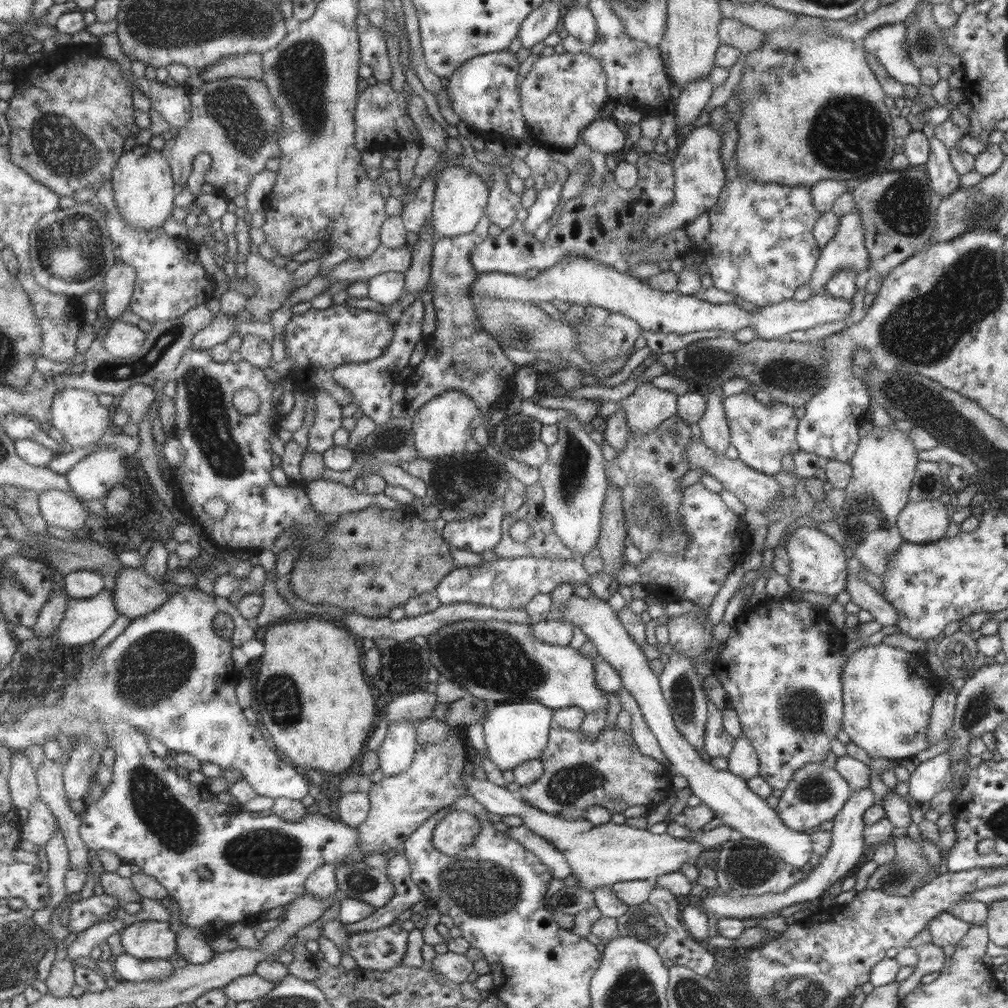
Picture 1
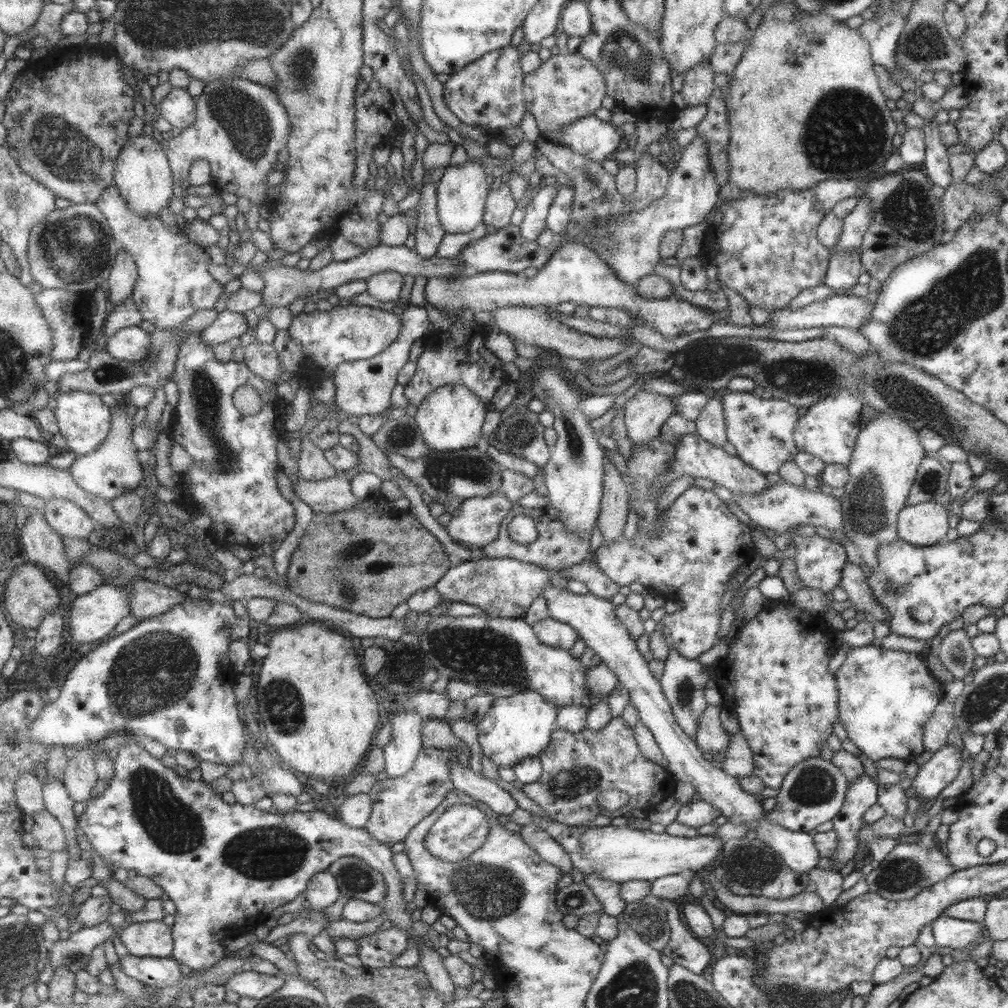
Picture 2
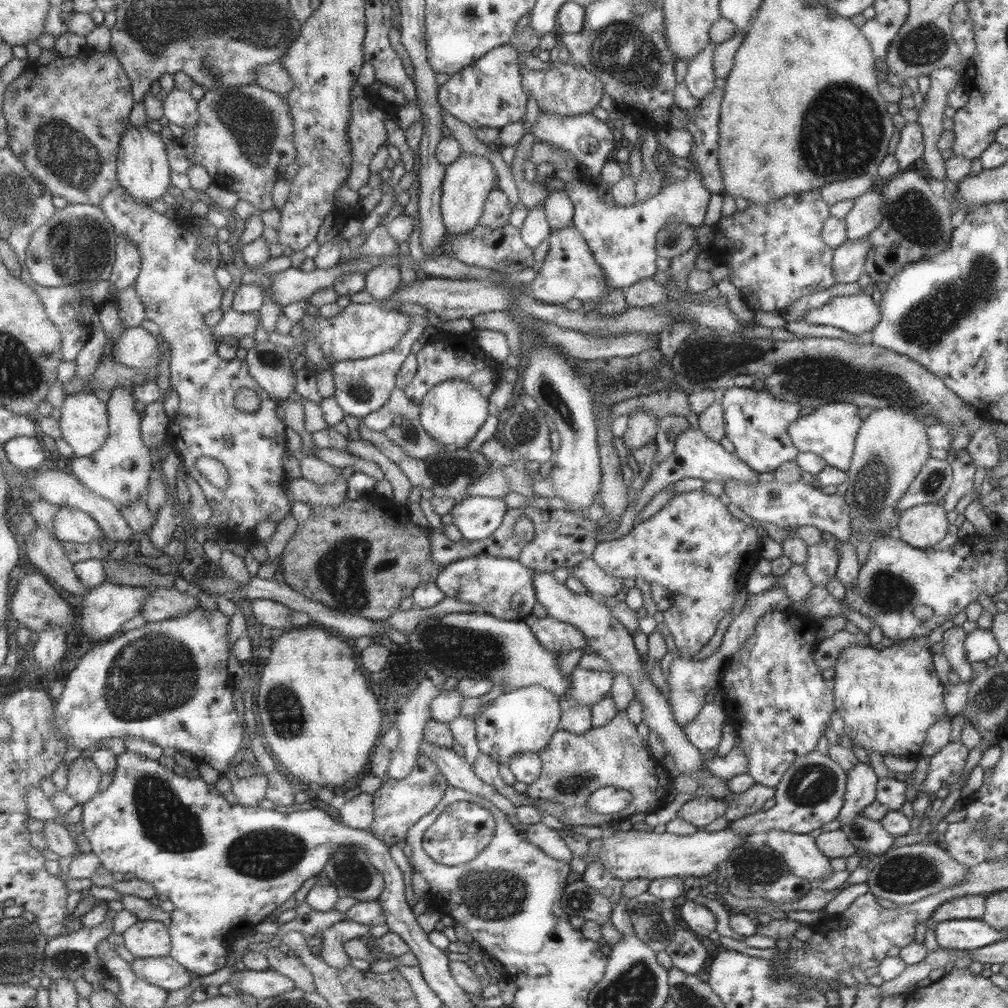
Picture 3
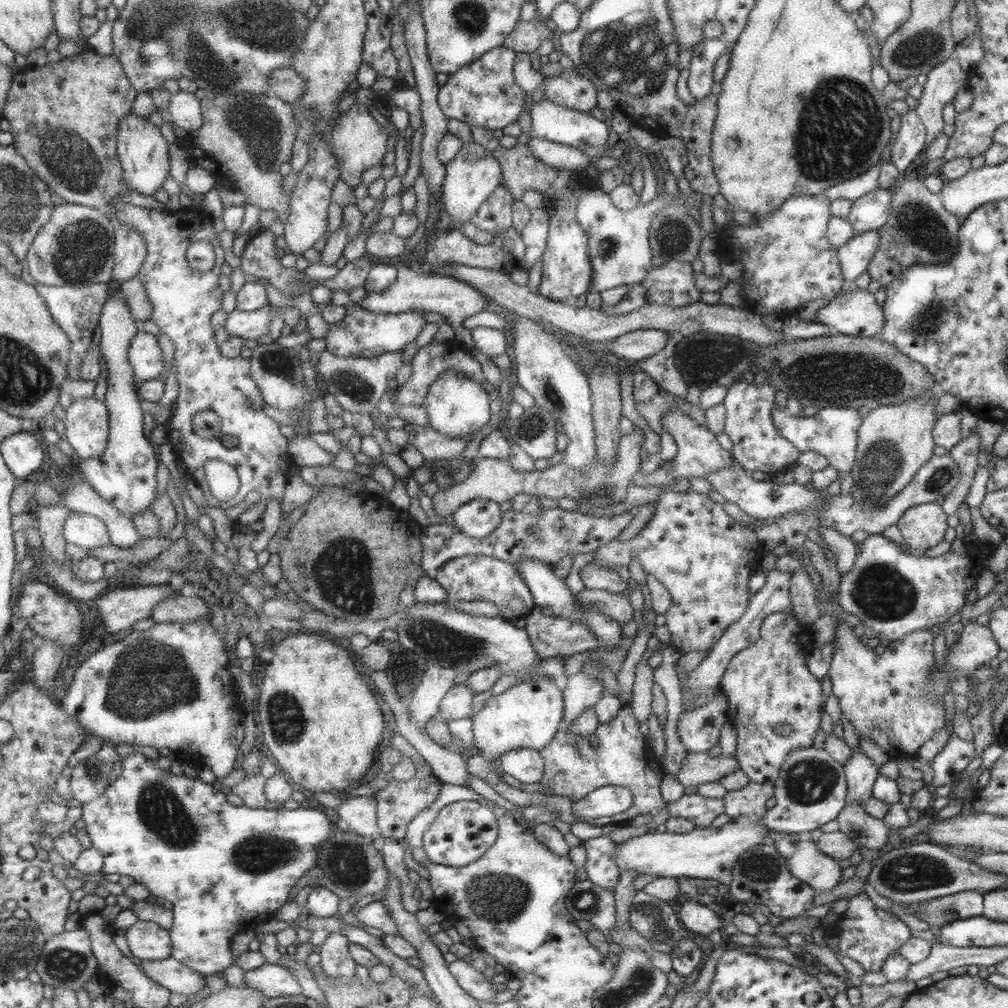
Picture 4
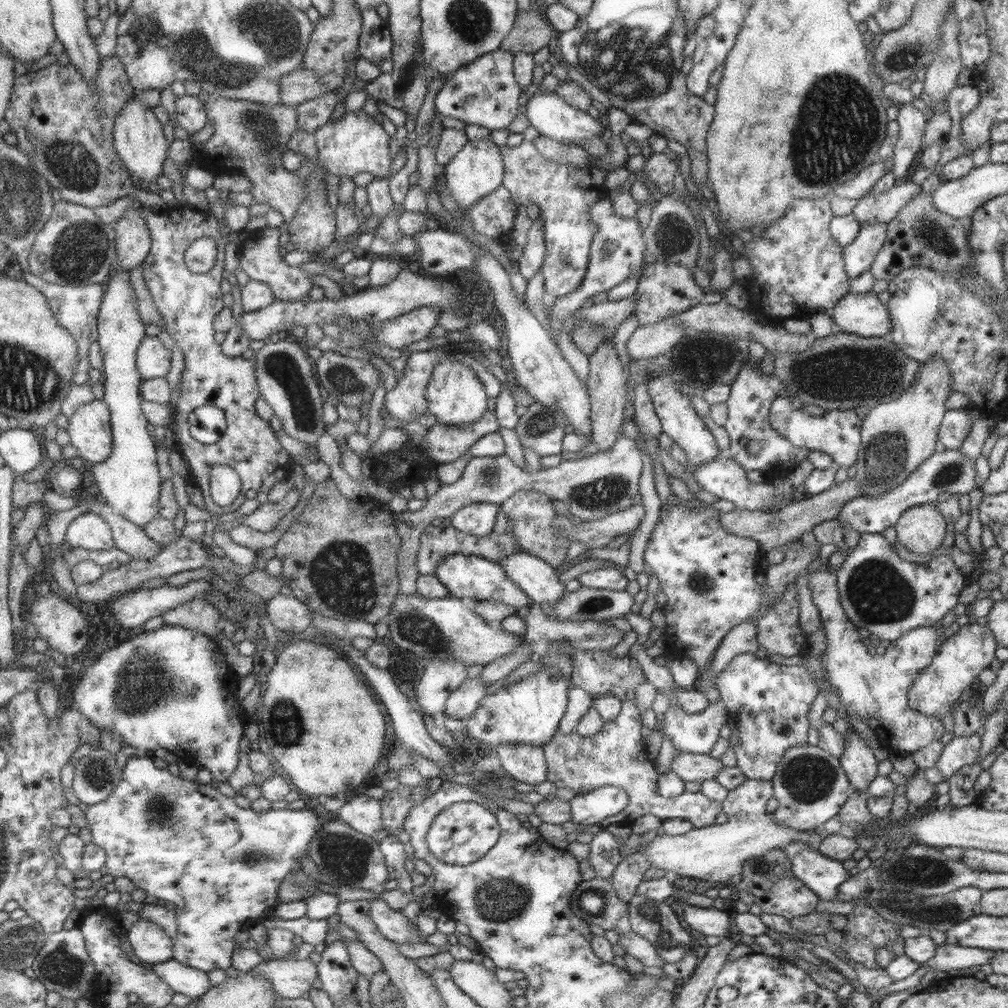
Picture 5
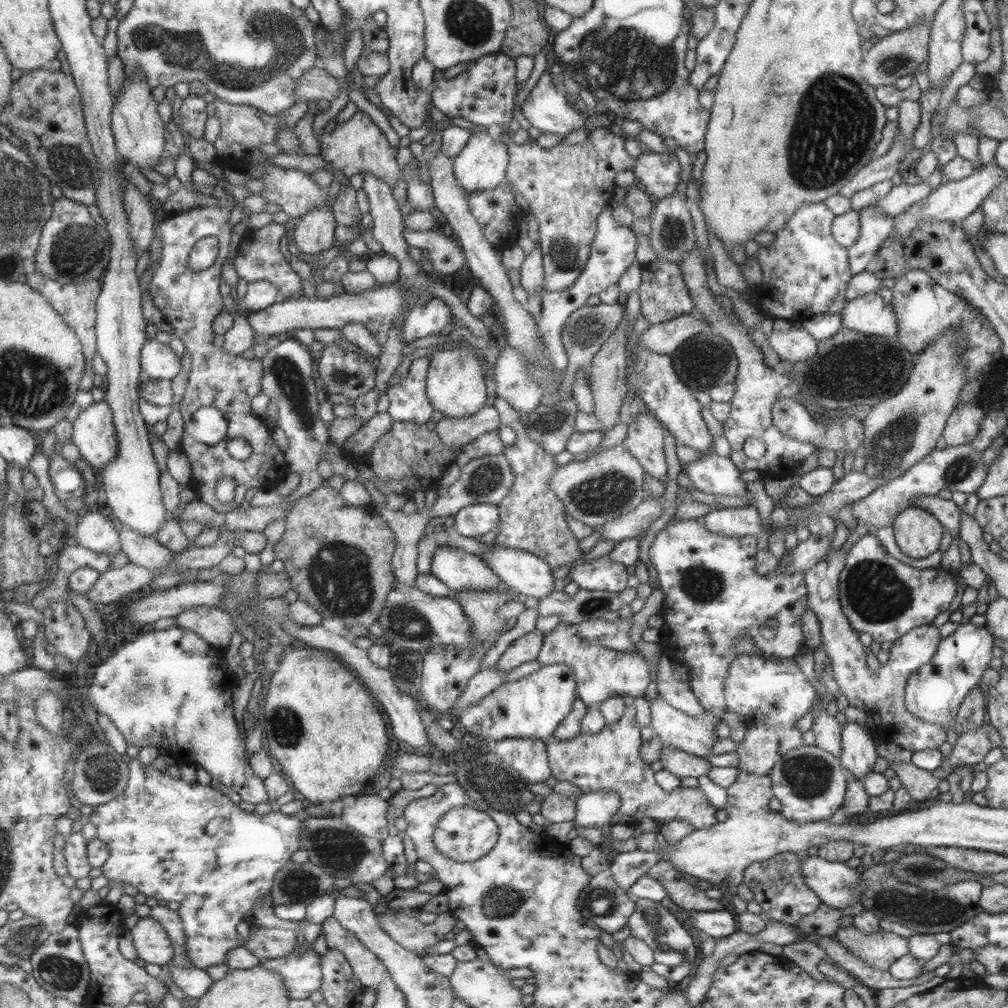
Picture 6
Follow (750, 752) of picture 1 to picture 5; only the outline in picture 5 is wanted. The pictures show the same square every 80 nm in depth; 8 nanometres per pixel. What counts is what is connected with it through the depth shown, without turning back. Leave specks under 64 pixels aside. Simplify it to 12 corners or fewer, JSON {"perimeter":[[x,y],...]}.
{"perimeter":[[678,752],[671,761],[683,783],[713,780],[725,768],[707,754]]}

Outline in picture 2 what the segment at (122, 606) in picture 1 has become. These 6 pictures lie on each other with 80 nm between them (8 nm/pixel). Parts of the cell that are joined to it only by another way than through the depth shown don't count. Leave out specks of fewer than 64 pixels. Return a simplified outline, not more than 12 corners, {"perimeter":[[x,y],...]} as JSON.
{"perimeter":[[146,578],[132,590],[131,612],[140,619],[173,610],[187,595]]}

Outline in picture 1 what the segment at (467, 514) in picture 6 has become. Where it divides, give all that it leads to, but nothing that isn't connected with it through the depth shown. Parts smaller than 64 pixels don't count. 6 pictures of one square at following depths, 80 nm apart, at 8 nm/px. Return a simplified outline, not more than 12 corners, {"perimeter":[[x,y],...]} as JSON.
{"perimeter":[[503,499],[481,516],[446,522],[447,544],[474,553],[501,538]]}

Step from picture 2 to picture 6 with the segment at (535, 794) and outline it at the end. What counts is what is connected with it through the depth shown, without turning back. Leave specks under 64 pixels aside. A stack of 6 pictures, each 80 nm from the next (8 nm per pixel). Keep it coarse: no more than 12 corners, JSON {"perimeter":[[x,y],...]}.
{"perimeter":[[635,708],[545,742],[551,777],[619,797],[611,824],[717,823],[699,788],[663,792]]}

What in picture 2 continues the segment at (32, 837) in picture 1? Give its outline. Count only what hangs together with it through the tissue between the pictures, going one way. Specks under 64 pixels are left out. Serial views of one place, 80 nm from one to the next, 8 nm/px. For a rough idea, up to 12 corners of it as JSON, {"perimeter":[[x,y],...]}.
{"perimeter":[[46,809],[33,815],[29,833],[37,847],[69,850],[67,833]]}

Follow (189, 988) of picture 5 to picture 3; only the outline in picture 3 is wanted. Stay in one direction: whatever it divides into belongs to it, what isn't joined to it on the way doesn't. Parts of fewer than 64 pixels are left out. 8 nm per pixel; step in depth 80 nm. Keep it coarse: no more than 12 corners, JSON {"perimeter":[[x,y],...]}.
{"perimeter":[[171,955],[135,957],[140,977],[169,991],[192,974]]}

